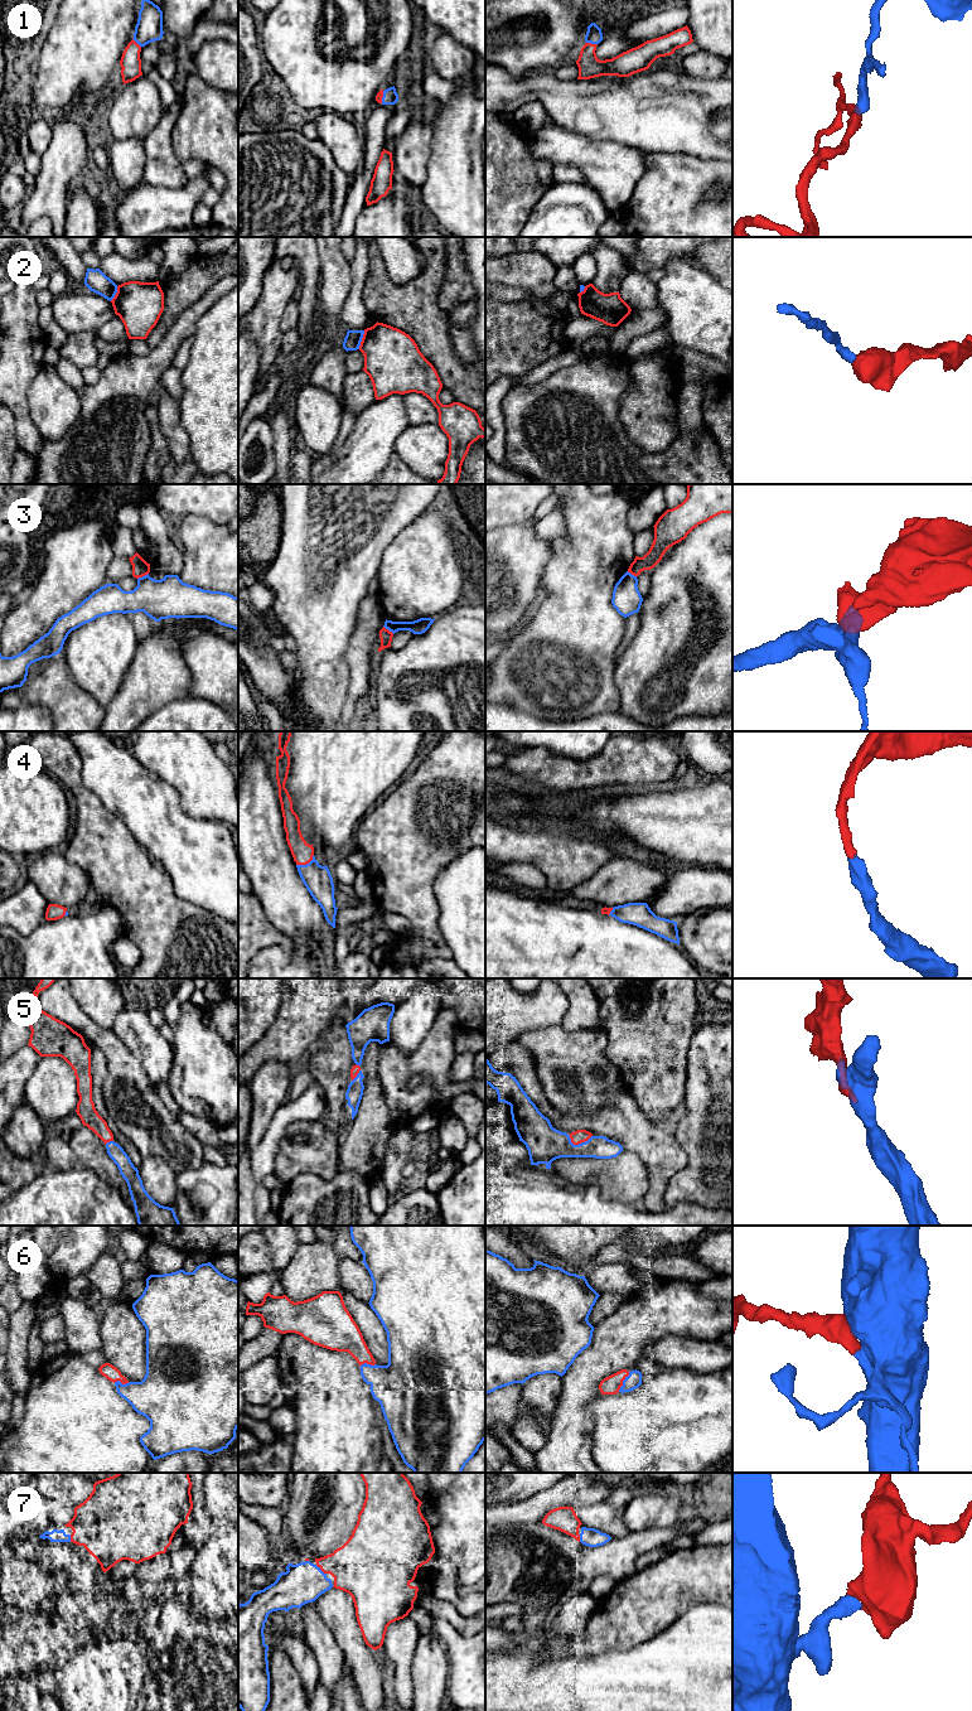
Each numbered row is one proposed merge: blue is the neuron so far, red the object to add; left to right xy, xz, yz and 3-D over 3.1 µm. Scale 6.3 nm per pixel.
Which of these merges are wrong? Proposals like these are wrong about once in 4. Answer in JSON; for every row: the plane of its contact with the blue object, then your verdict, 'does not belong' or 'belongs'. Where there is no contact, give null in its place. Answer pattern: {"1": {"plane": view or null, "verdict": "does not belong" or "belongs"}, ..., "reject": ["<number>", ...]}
{"1": {"plane": "yz", "verdict": "belongs"}, "2": {"plane": "xz", "verdict": "does not belong"}, "3": {"plane": "xy", "verdict": "does not belong"}, "4": {"plane": "xz", "verdict": "belongs"}, "5": {"plane": "yz", "verdict": "belongs"}, "6": {"plane": "yz", "verdict": "belongs"}, "7": {"plane": "xz", "verdict": "belongs"}, "reject": ["2", "3"]}

